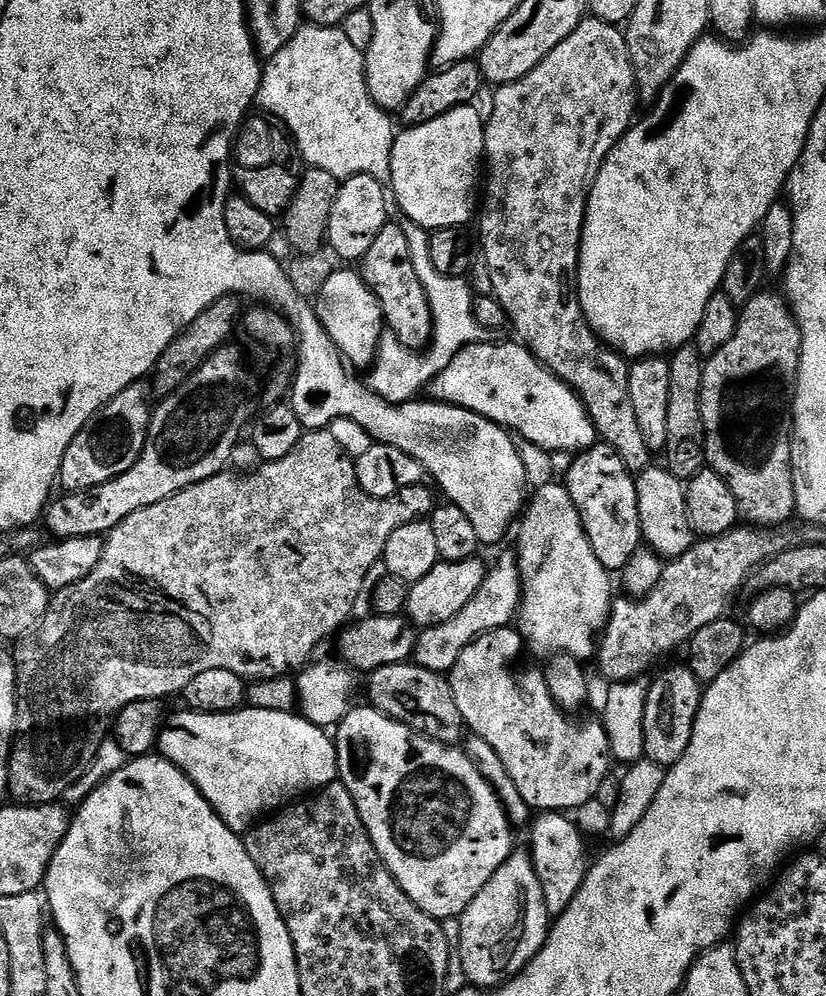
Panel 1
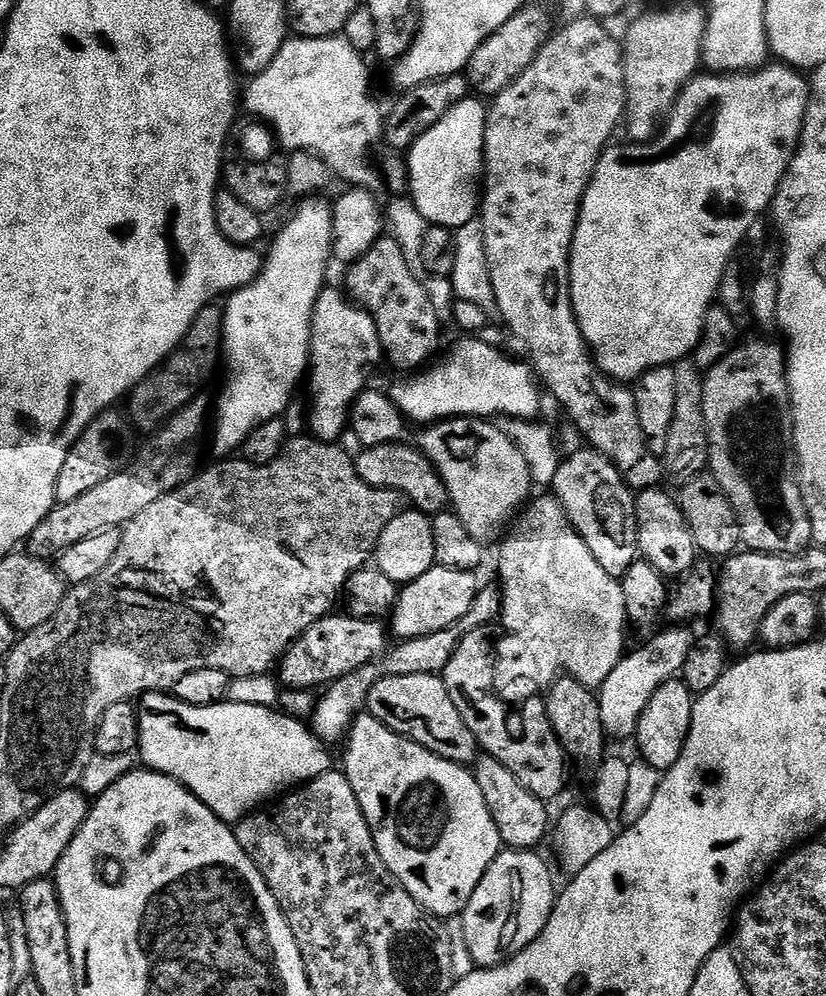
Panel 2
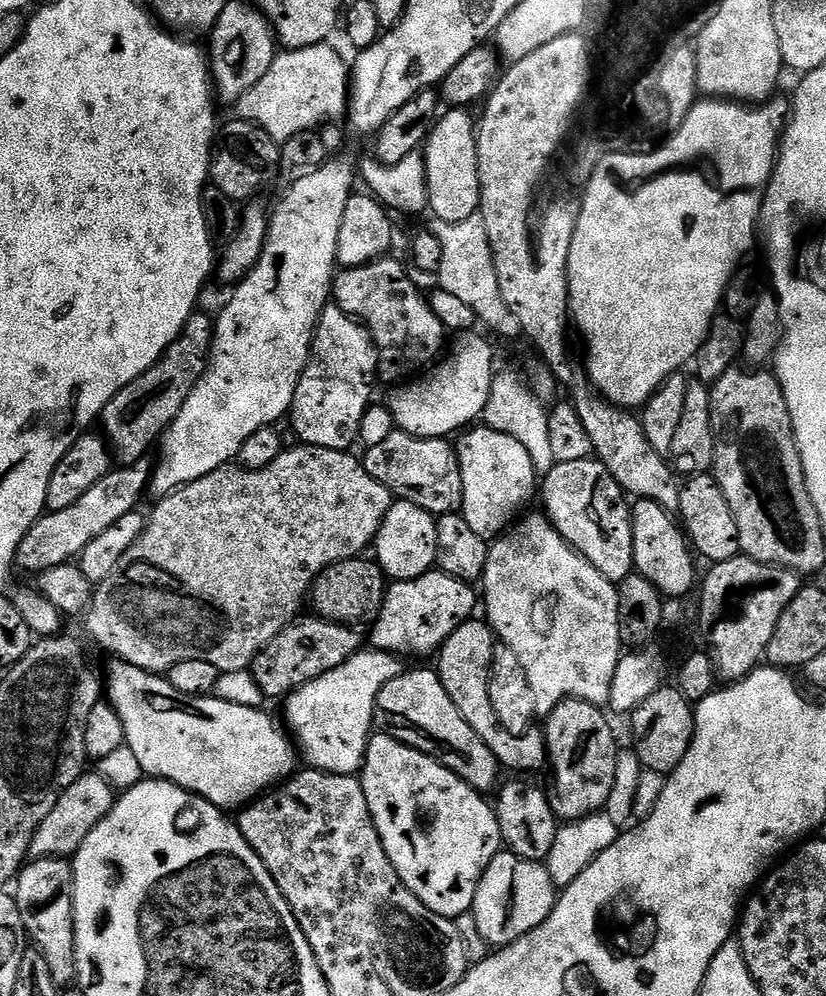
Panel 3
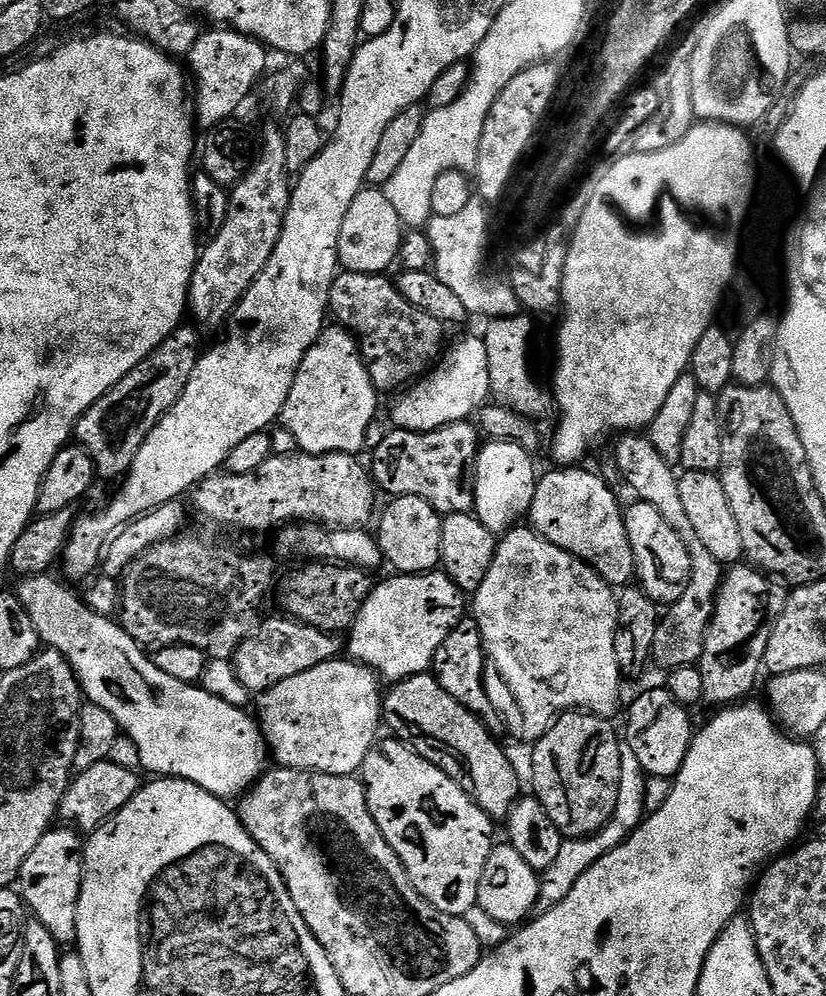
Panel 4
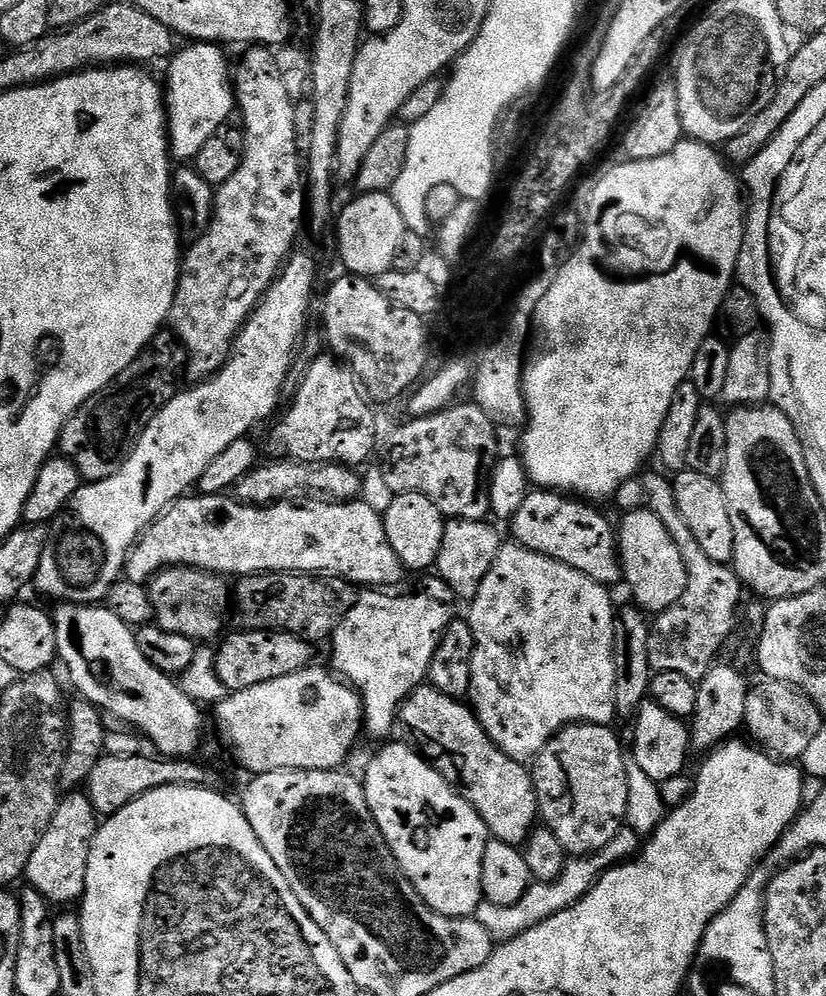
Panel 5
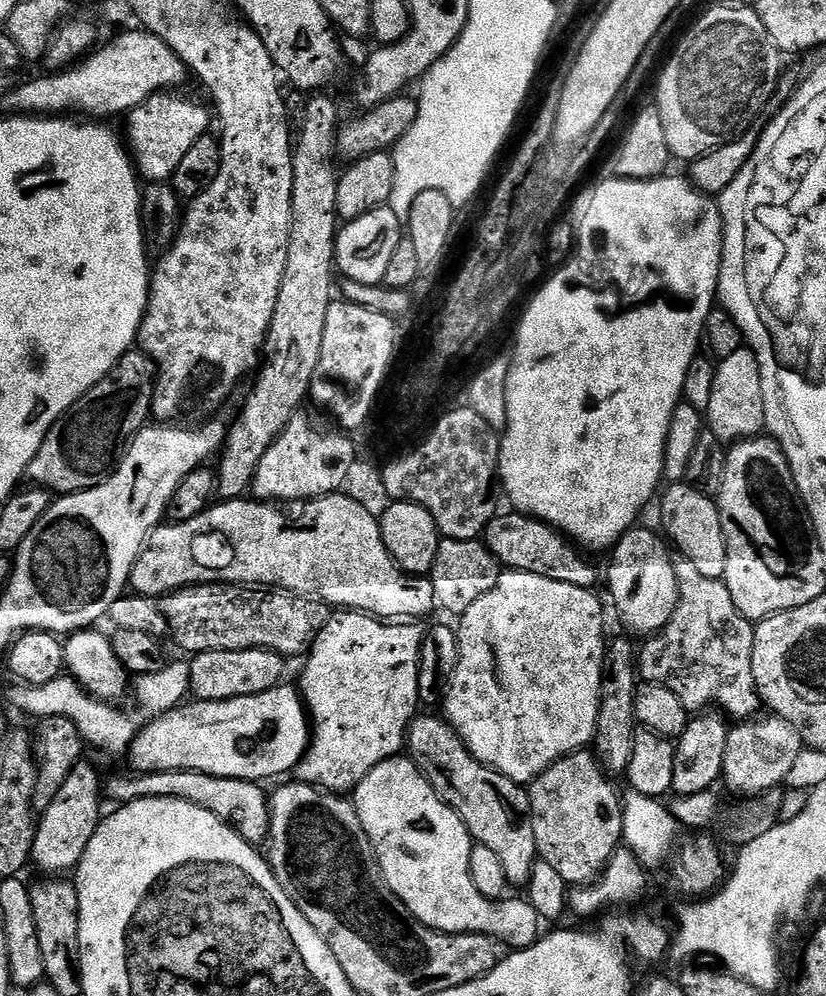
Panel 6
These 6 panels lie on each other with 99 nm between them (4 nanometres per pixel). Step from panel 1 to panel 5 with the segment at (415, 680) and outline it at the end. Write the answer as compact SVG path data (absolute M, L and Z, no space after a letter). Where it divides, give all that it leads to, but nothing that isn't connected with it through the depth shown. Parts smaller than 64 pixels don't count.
M421 686L408 695L404 705L400 707L398 717L401 725L412 731L415 747L419 749L425 760L433 768L439 770L444 779L464 797L480 822L488 828L489 833L503 844L523 846L528 842L528 835L537 827L540 816L540 803L536 797L536 787L532 781L532 773L523 763L515 761L501 750L491 735L485 734L477 715L467 703L457 697L447 696L431 686Z

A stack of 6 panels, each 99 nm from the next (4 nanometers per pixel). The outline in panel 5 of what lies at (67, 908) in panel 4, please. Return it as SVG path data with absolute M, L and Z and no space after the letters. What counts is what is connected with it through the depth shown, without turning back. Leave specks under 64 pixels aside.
M69 791L54 810L54 818L42 834L38 846L34 846L34 854L30 854L26 880L32 883L29 884L31 891L43 896L52 906L75 905L84 894L90 846L96 837L97 827L98 813L90 798L83 791Z

